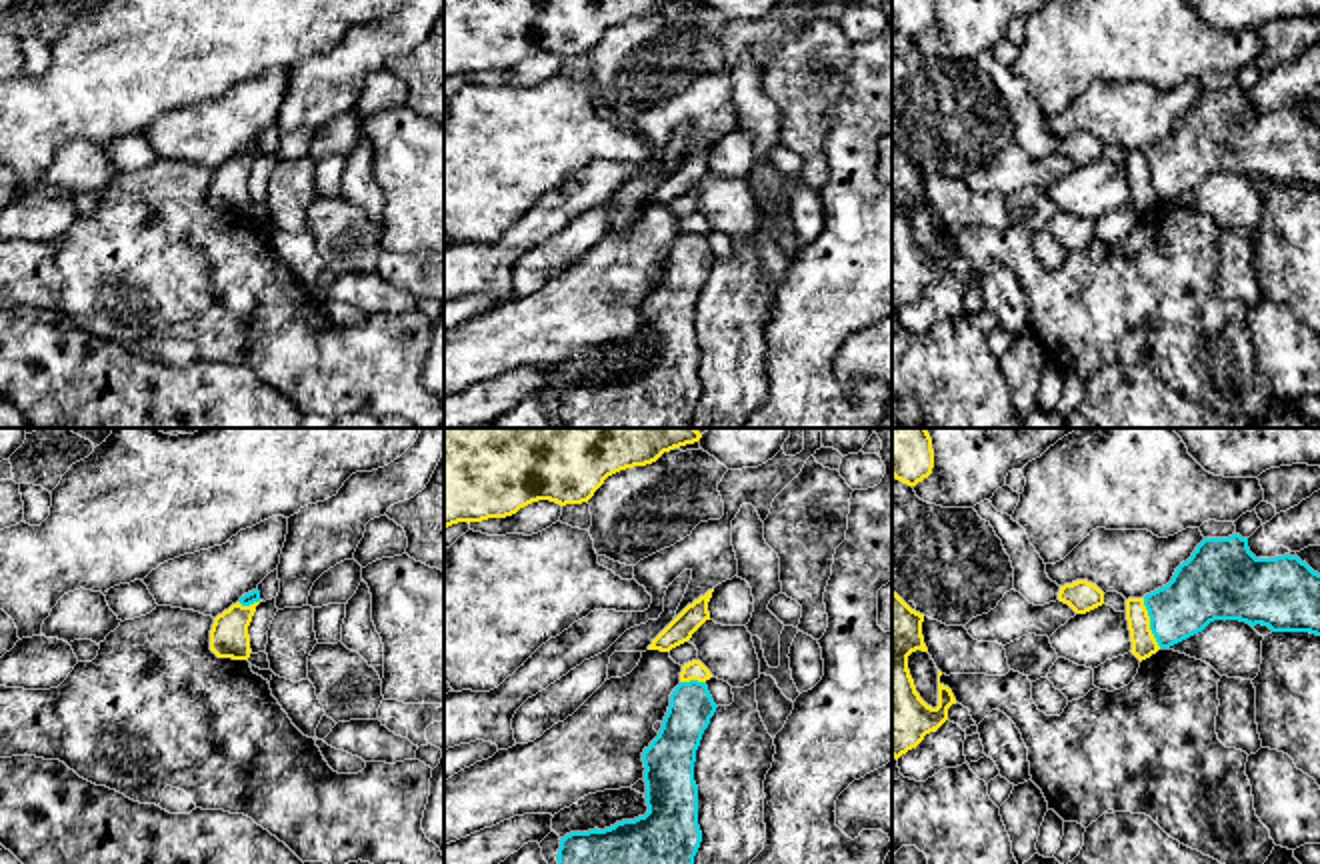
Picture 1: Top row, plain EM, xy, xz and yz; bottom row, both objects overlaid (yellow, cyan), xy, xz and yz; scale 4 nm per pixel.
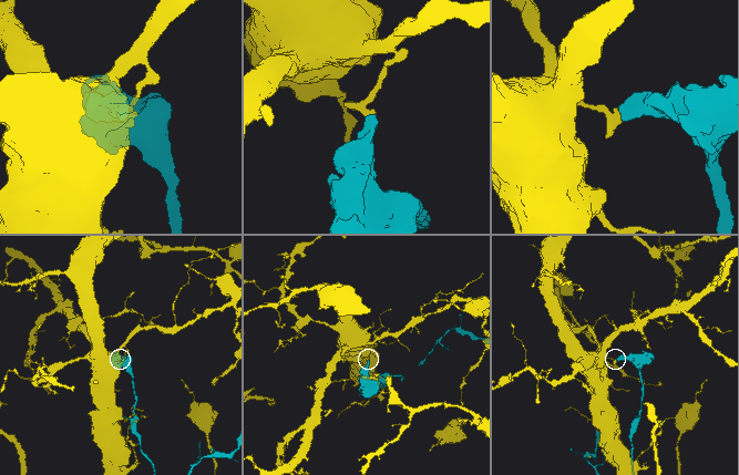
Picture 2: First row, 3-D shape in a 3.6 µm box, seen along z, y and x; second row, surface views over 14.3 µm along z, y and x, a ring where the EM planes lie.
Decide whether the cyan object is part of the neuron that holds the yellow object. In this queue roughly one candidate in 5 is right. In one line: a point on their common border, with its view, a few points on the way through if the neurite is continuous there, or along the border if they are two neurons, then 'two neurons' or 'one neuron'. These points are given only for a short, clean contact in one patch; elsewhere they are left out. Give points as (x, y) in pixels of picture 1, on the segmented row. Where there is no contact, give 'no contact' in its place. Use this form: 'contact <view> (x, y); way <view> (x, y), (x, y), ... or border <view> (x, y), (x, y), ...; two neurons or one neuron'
contact yz (1148, 622); border yz (1142, 598), (1148, 610), (1148, 628), (1160, 646); two neurons

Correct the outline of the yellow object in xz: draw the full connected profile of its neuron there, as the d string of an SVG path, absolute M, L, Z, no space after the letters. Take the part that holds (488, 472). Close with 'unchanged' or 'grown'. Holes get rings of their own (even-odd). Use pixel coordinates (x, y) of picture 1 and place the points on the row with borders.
M444 428L444 528L506 518L538 500L588 502L608 476L700 438L696 428Z | unchanged

